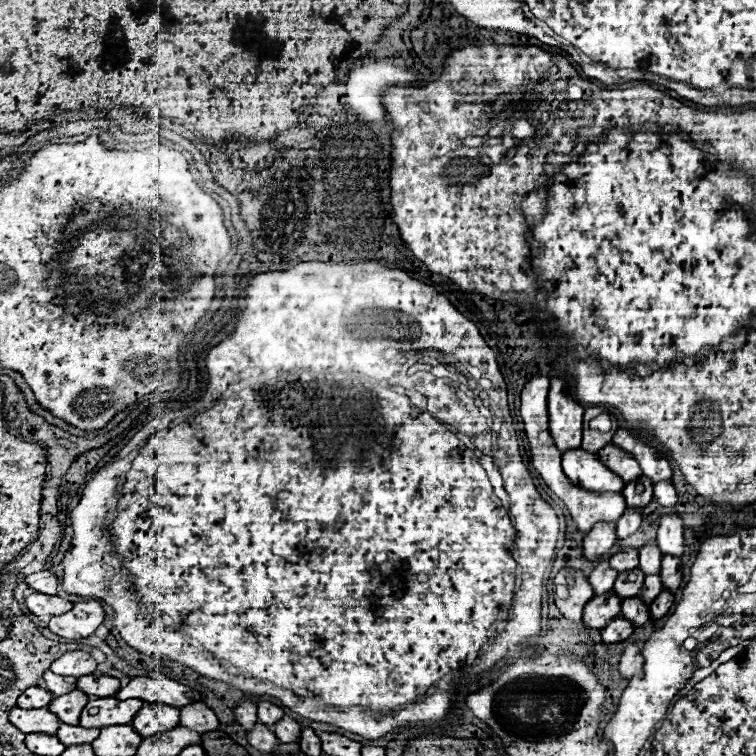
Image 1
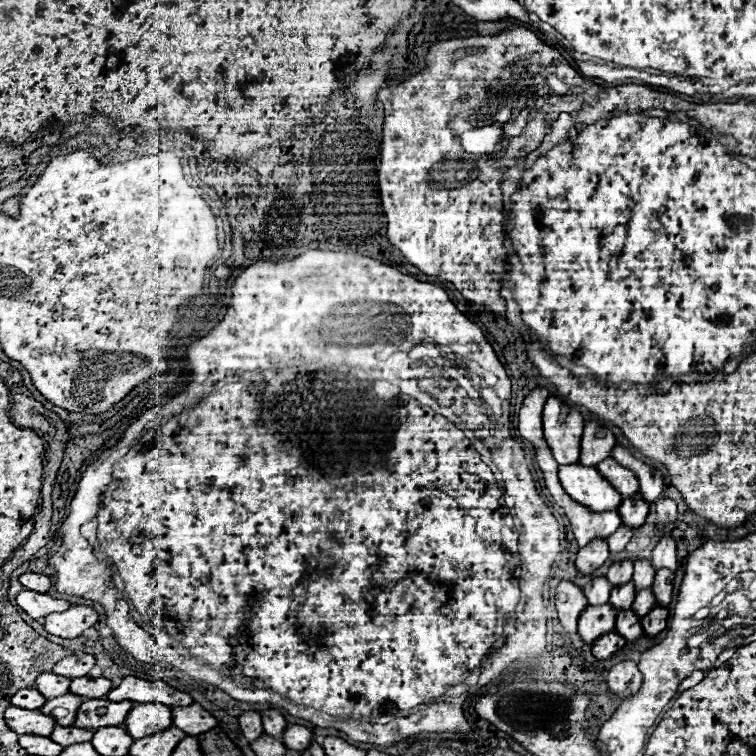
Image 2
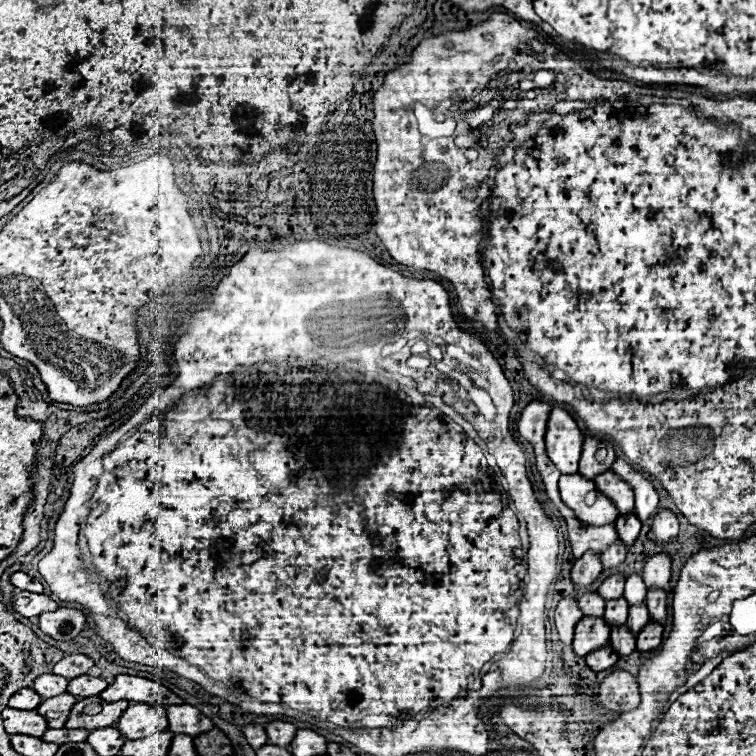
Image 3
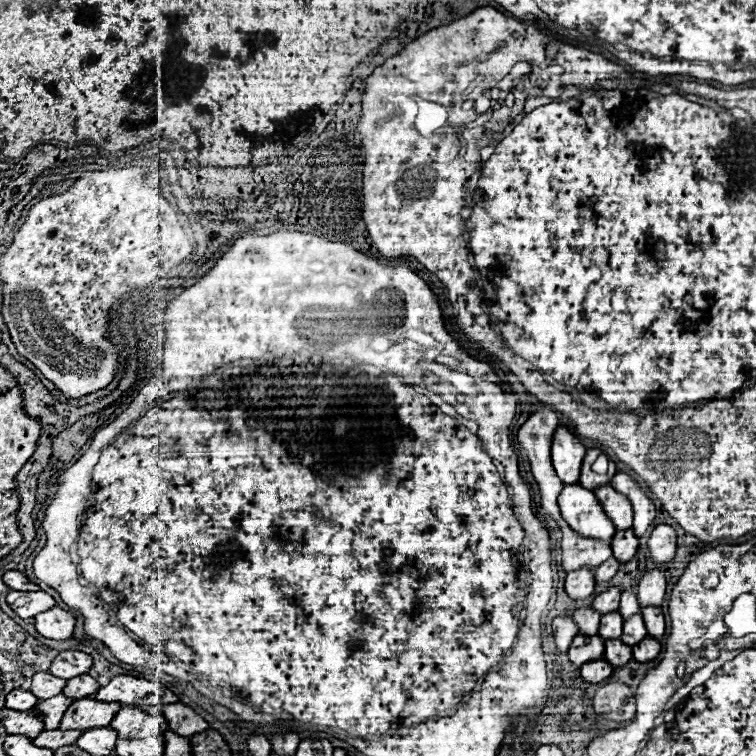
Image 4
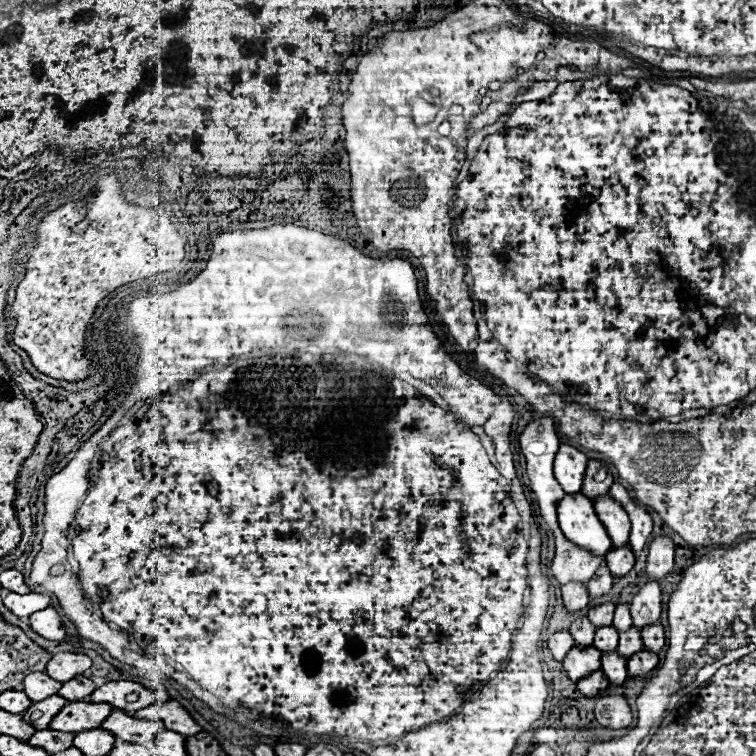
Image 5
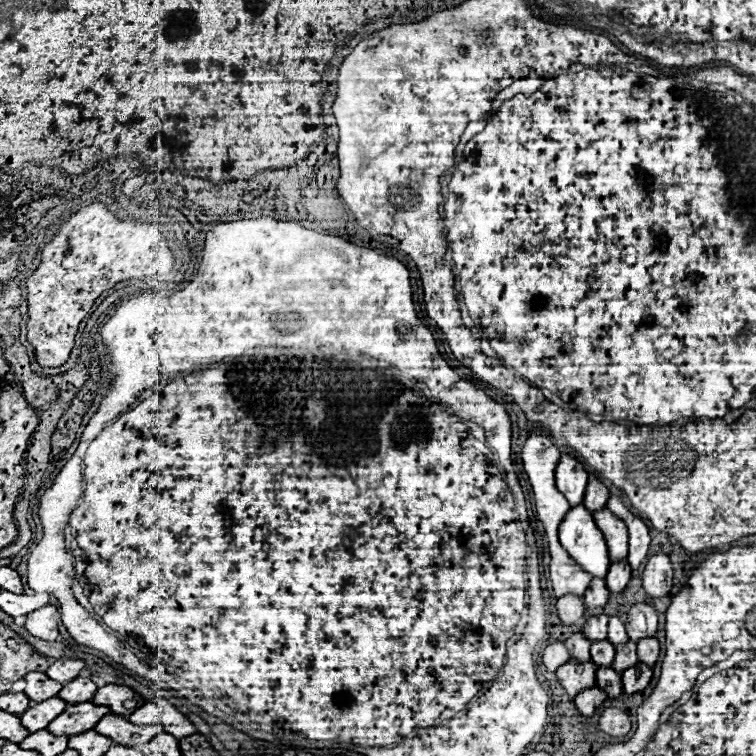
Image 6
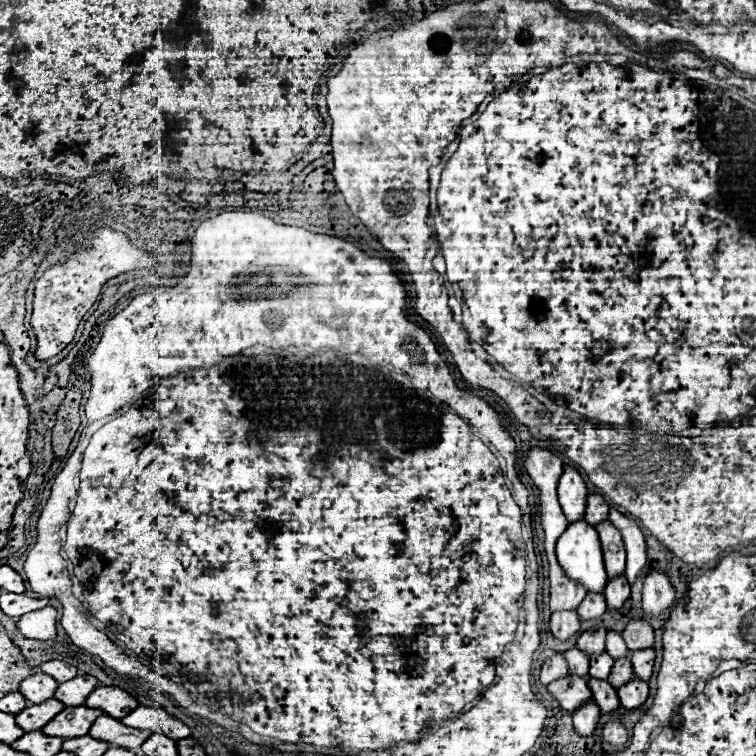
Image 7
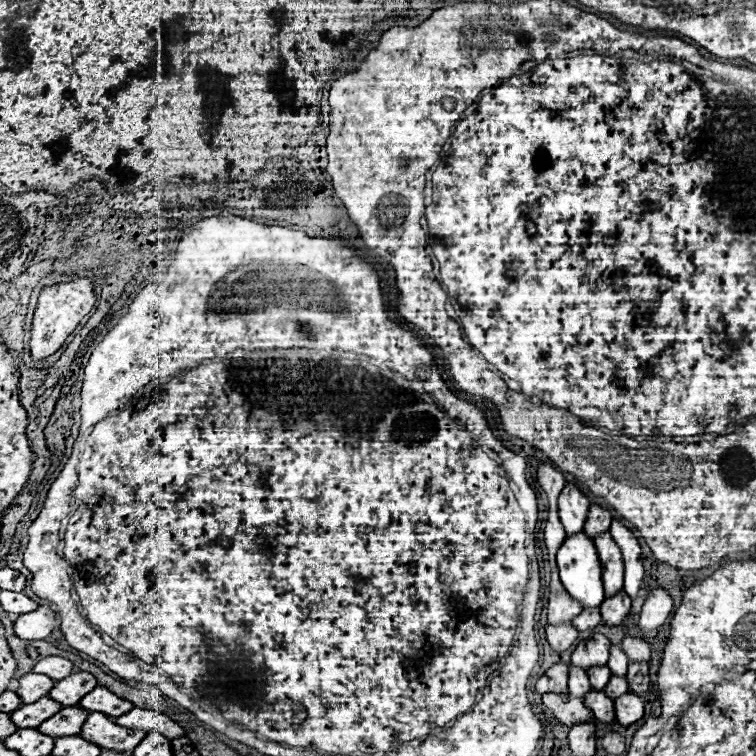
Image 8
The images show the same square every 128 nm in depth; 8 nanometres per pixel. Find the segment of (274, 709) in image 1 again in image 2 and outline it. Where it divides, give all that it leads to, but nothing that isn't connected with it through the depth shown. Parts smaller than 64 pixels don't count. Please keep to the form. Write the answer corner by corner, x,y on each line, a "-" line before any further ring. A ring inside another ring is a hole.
266,710
262,714
262,722
264,722
264,732
274,736
274,738
282,738
288,722
284,720
284,716
278,710

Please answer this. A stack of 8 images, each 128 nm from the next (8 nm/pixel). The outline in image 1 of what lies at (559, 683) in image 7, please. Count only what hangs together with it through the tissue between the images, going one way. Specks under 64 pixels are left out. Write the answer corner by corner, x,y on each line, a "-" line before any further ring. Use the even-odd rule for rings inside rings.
606,592
602,596
594,596
582,612
582,622
588,628
594,630
602,630
608,626
608,622
612,622
612,618
618,618
620,614
620,604
622,600
614,594
614,592

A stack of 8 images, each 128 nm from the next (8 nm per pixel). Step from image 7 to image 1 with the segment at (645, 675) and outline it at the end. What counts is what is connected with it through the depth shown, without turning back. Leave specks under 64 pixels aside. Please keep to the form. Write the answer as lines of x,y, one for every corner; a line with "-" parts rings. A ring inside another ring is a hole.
664,556
662,558
662,568
660,568
660,578
662,578
662,586
668,592
676,592
680,582
682,582
682,566
680,566
680,558
674,556

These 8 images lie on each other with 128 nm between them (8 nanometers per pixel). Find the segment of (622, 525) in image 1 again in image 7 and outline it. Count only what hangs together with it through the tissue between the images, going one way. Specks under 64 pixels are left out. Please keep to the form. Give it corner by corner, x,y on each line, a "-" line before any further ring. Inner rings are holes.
588,594
576,612
578,612
578,616
580,616
582,622
600,618
600,616
606,612
604,596
602,596
602,594

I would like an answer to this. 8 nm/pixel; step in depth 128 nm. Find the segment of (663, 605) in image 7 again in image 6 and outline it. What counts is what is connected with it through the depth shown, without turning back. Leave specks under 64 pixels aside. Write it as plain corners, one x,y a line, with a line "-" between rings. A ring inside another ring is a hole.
656,554
648,558
648,564
642,572
642,586
650,598
664,598
672,590
672,564
668,556

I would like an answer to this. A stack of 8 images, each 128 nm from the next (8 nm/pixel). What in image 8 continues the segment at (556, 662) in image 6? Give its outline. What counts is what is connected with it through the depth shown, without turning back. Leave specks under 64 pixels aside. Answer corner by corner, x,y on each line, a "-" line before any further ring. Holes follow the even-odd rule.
554,664
542,678
536,682
536,692
548,694
548,692
568,692
568,664

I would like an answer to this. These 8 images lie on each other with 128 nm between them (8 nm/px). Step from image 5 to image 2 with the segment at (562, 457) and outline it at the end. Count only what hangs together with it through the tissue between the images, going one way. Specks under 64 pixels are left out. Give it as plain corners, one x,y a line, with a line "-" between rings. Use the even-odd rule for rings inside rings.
550,396
544,406
544,436
558,464
576,464
580,458
582,414

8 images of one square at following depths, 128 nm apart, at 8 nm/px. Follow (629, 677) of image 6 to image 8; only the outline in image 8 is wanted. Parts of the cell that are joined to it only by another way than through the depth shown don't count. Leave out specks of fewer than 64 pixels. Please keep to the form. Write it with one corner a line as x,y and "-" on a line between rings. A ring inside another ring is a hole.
636,694
620,696
618,700
614,700
614,708
616,708
616,720
622,726
630,726
644,716
642,698
636,696

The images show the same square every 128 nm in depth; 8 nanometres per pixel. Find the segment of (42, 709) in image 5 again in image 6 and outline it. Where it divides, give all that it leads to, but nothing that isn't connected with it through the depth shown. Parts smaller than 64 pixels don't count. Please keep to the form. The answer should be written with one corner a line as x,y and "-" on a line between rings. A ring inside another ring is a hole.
50,698
38,704
32,704
24,714
20,714
20,722
28,732
38,732
44,730
60,712
64,712
66,702
60,698

